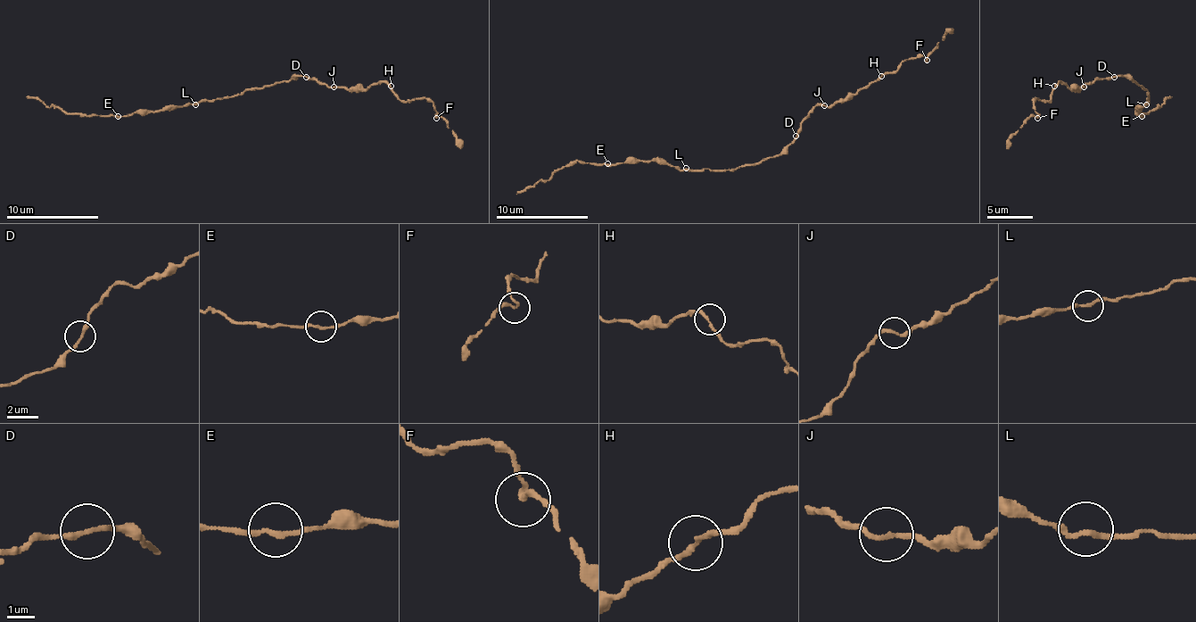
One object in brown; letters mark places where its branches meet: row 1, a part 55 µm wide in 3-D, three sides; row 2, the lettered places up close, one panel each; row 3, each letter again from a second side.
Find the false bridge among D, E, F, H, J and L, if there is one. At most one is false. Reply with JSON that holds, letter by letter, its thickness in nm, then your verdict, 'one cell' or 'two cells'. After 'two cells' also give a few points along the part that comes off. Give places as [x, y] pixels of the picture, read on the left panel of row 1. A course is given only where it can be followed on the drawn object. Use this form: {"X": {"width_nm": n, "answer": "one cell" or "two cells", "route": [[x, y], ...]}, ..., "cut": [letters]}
{"D": {"width_nm": 190, "answer": "one cell"}, "E": {"width_nm": 190, "answer": "one cell"}, "F": {"width_nm": 180, "answer": "one cell"}, "H": {"width_nm": 180, "answer": "one cell"}, "J": {"width_nm": 180, "answer": "one cell"}, "L": {"width_nm": 190, "answer": "one cell"}, "cut": []}

